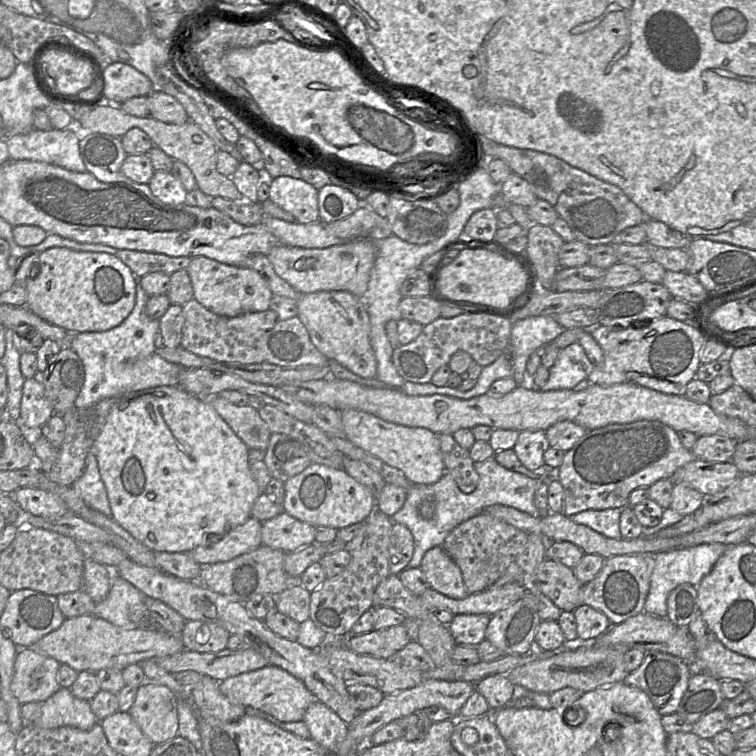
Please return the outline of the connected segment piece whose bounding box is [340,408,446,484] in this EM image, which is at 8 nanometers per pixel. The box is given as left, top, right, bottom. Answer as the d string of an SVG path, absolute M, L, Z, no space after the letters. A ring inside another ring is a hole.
M351 408L340 410L340 414L347 440L400 470L412 484L433 484L446 472L438 435L432 431L388 422Z

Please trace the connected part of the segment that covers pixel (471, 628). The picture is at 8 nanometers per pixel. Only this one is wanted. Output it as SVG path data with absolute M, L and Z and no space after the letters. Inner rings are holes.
M457 614L447 628L456 645L478 645L485 639L490 618L487 614Z

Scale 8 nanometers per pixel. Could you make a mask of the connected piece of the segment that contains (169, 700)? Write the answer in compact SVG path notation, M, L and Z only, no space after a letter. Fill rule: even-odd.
M144 681L128 713L154 745L178 735L177 696L166 686Z

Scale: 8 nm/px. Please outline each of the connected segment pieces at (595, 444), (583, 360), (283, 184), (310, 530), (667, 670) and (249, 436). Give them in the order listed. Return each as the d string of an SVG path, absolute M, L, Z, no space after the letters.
M640 420L588 430L564 453L557 470L564 490L562 513L570 517L589 509L623 509L633 490L671 479L679 468L695 459L682 445L678 432L659 421Z
M573 343L559 350L554 365L549 368L549 378L539 389L543 391L574 389L581 391L592 385L587 377L595 366L589 361L584 348Z
M280 176L269 180L269 200L290 213L298 223L319 221L318 190L302 179Z
M285 511L262 522L262 545L294 552L315 543L315 526L292 517Z
M648 651L641 665L629 672L623 682L643 690L652 701L658 713L663 716L677 712L693 671L681 658L665 652Z
M221 395L204 399L210 401L219 415L249 449L267 450L272 432L259 415L258 410L249 405L233 404Z

